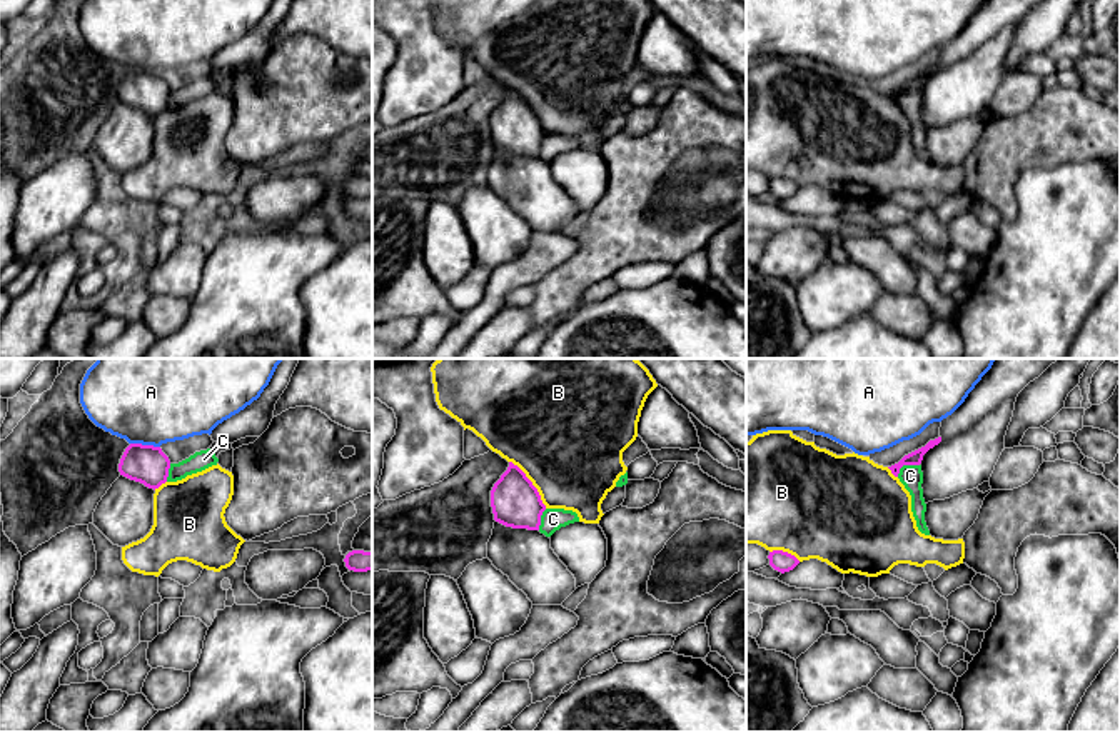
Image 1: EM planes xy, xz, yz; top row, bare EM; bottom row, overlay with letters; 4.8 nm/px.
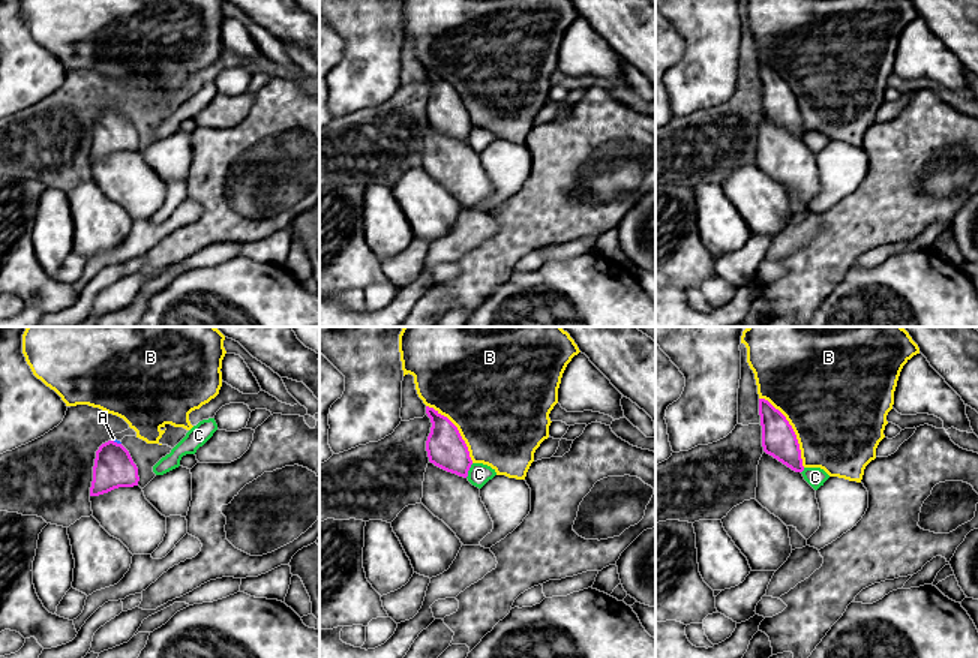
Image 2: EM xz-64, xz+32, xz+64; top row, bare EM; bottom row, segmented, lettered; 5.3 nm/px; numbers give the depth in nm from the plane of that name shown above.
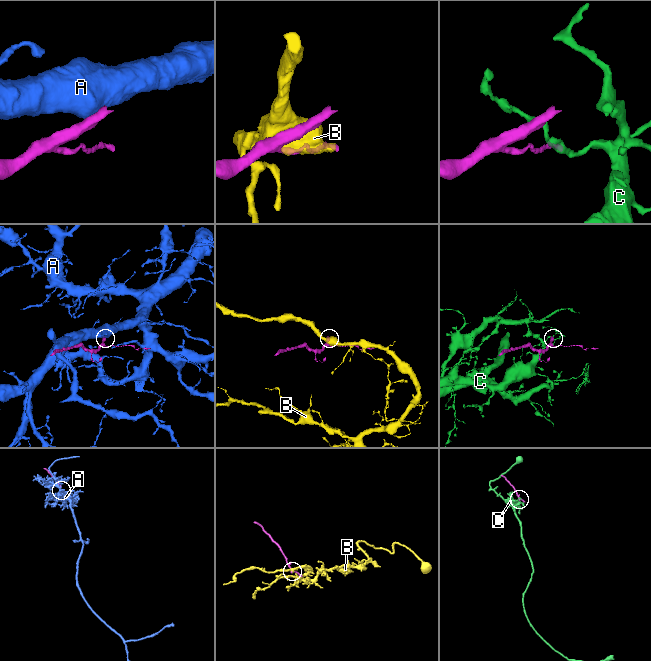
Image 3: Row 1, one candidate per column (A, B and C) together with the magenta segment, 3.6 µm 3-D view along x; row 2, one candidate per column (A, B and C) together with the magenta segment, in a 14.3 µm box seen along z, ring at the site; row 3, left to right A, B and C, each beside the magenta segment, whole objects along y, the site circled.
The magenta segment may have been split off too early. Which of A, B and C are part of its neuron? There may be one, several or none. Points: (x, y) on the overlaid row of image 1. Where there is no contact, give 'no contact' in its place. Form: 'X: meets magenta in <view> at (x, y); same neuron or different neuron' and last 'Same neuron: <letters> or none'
A: meets magenta in xy at (146, 446); different neuron
B: meets magenta in xz at (531, 484); different neuron
C: meets magenta in yz at (905, 464); different neuron
Same neuron: none

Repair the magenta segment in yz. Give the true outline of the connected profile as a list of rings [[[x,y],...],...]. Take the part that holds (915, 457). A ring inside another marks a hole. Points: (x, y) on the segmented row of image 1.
[[[996,358],[965,402],[941,420],[940,437],[905,455],[898,464],[888,469],[898,477],[903,465],[920,465],[923,472],[921,489],[925,504],[945,500],[973,490],[983,482],[990,482],[1005,449],[1005,435],[1013,417],[1018,394],[1057,360],[1058,358]]]

